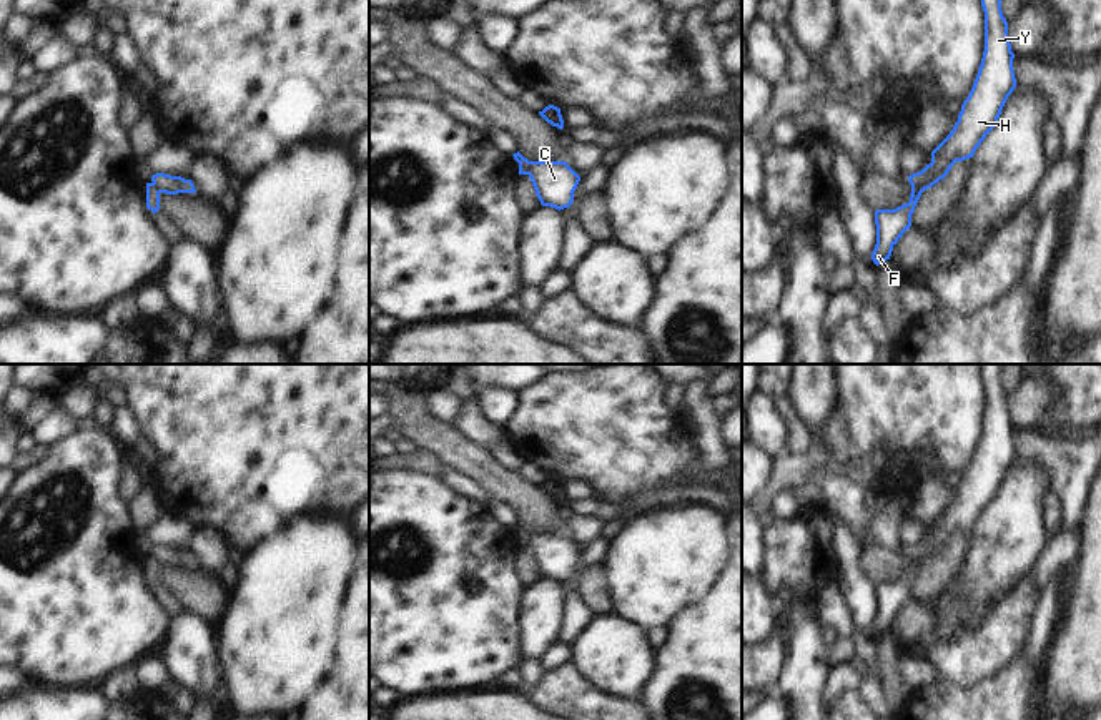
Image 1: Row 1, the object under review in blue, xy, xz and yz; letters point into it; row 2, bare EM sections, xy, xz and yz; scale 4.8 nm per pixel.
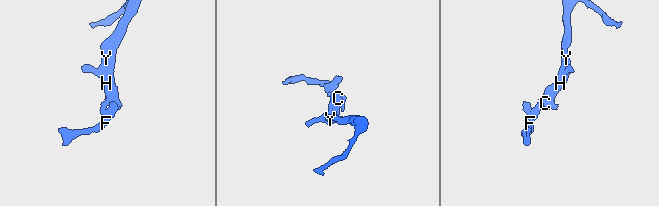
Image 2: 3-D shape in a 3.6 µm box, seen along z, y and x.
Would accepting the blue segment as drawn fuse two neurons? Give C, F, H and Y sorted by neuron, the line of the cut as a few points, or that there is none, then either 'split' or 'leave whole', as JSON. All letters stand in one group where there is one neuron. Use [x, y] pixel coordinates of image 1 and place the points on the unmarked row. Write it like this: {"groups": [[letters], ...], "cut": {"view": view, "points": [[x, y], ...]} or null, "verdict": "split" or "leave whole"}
{"groups": [["C", "H", "Y"], ["F"]], "cut": {"view": "xz", "points": [[531, 534], [526, 546]]}, "verdict": "split"}

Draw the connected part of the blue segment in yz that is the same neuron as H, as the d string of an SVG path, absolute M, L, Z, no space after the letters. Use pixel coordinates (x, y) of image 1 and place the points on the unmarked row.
M981 364L985 384L985 424L968 471L950 507L931 524L931 535L908 549L911 560L925 564L943 552L956 534L973 530L996 499L1008 469L1016 461L1015 426L1008 394L1001 384L1001 364Z

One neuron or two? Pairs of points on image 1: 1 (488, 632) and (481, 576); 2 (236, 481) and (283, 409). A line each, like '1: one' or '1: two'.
1: one
2: one

